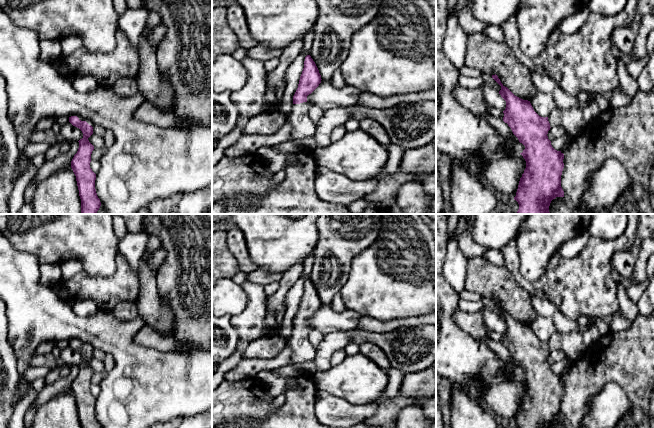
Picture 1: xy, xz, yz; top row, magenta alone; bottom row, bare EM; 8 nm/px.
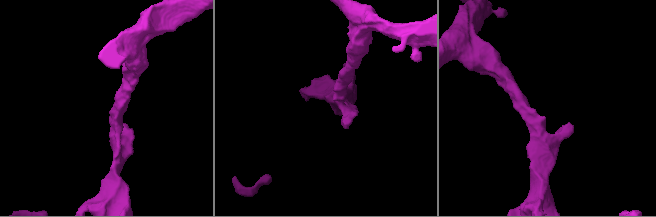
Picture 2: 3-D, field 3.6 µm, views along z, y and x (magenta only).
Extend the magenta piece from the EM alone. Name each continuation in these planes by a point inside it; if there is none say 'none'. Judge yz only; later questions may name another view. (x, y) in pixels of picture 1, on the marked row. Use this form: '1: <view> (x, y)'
1: yz (572, 120)

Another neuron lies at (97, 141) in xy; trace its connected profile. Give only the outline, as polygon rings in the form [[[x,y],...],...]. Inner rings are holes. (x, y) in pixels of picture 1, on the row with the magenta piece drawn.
[[[92,134],[88,140],[94,148],[104,148],[104,138],[102,136]]]

